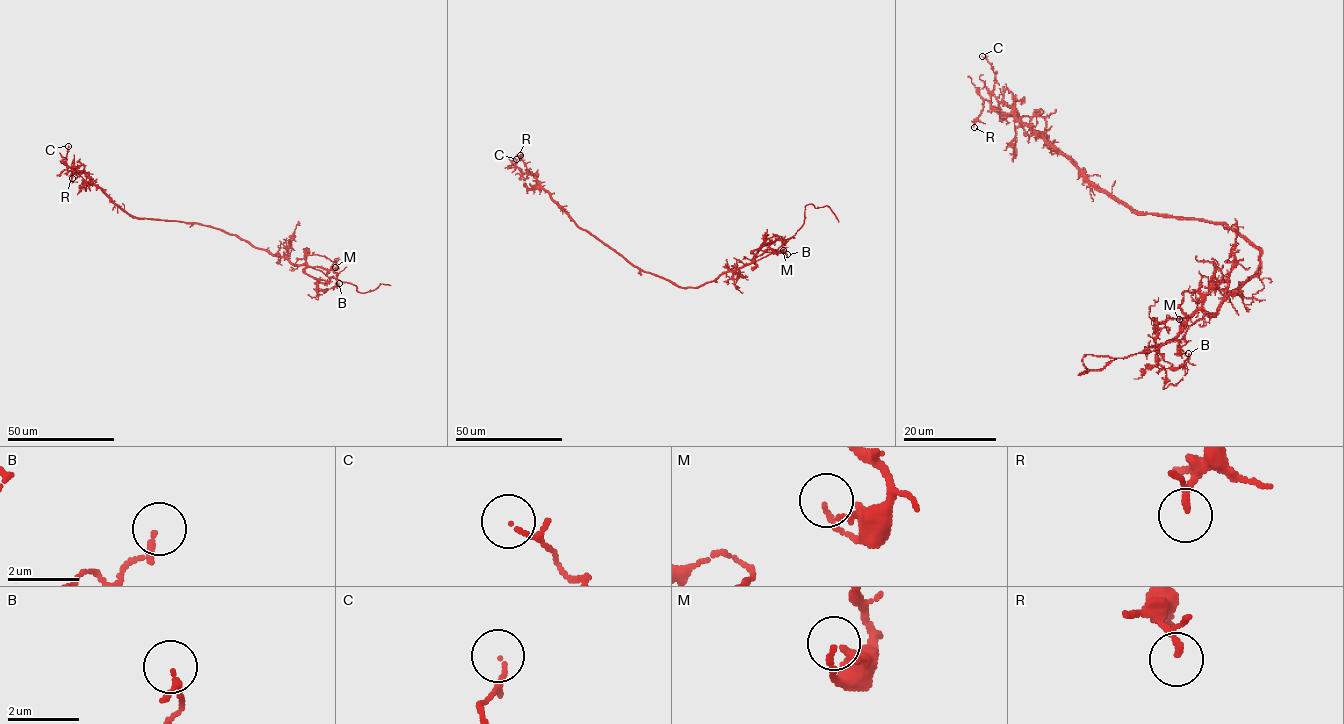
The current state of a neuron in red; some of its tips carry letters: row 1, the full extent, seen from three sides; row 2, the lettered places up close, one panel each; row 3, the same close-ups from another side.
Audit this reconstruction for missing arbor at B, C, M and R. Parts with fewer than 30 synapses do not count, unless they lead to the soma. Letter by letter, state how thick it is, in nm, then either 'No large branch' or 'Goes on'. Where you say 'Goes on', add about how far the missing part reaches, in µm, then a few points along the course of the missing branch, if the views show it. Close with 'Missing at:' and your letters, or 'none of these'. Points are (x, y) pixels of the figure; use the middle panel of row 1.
B: Thickness 140 nm. No large branch
C: Thickness 70 nm. No large branch
M: Thickness 130 nm. No large branch
R: Thickness 110 nm. No large branch
Missing at: none of these

